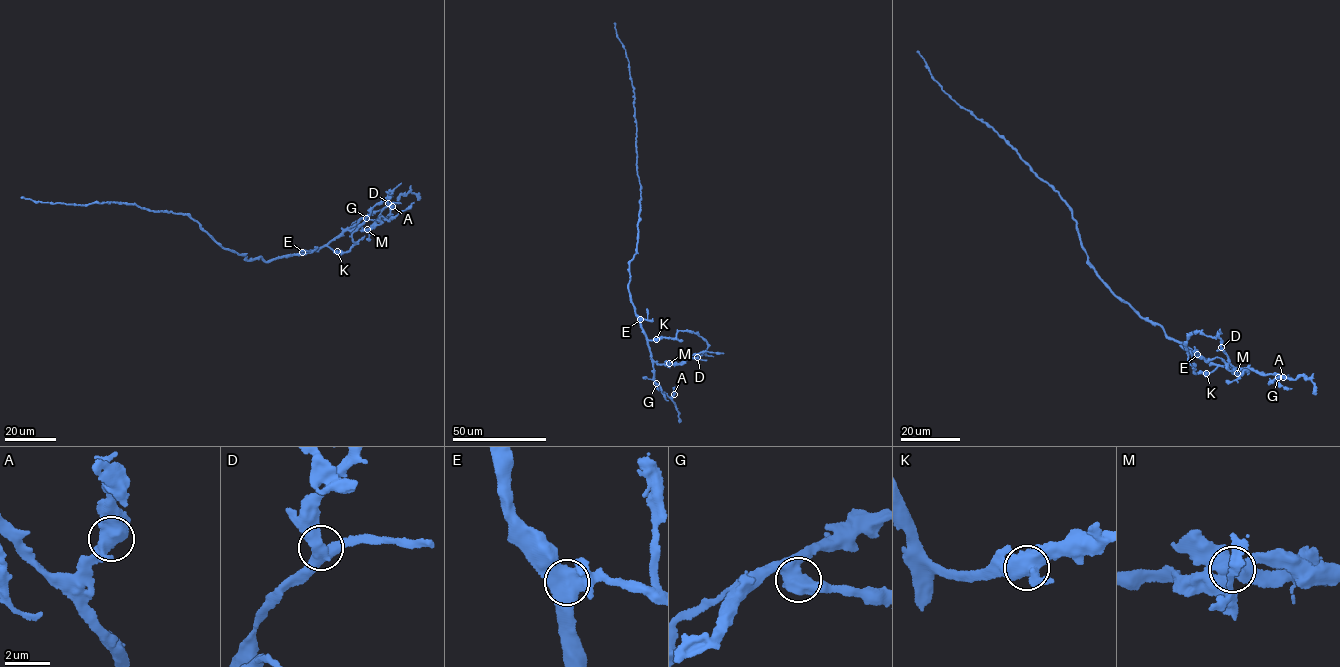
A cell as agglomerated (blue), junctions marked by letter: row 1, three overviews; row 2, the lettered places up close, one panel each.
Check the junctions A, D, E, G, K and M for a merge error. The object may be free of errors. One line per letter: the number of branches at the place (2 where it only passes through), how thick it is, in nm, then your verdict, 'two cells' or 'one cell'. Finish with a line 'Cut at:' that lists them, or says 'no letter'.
A: 3 branches meet; 500 nm thick; one cell
D: 3 branches meet; 440 nm thick; one cell
E: 3 branches meet; 500 nm thick; one cell
G: 3 branches meet; 550 nm thick; one cell
K: 3 branches meet; 550 nm thick; one cell
M: 3 branches meet; 600 nm thick; two cells
Cut at: M

